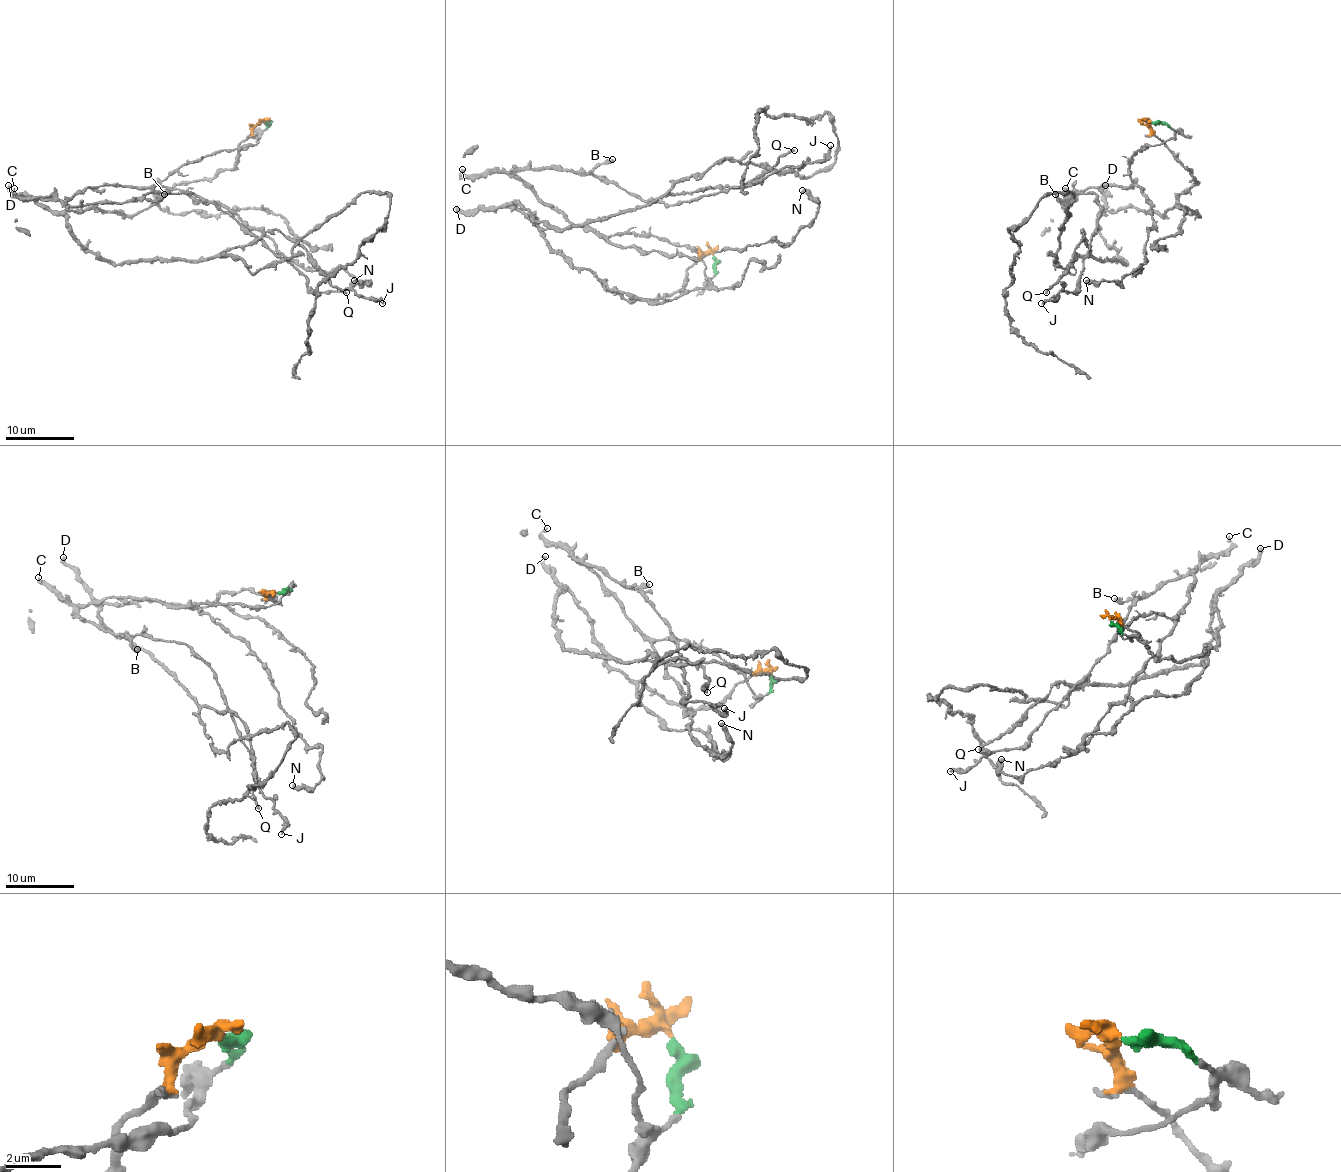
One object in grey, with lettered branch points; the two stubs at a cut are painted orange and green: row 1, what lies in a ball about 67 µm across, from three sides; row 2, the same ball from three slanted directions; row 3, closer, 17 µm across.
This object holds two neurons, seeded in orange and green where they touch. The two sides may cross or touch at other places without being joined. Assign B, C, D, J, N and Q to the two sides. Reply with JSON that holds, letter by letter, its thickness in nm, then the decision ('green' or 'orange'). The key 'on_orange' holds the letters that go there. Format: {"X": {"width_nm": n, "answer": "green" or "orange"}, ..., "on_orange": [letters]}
{"B": {"width_nm": 400, "answer": "green"}, "C": {"width_nm": 260, "answer": "green"}, "D": {"width_nm": 420, "answer": "orange"}, "J": {"width_nm": 260, "answer": "green"}, "N": {"width_nm": 440, "answer": "green"}, "Q": {"width_nm": 220, "answer": "orange"}, "on_orange": ["D", "Q"]}

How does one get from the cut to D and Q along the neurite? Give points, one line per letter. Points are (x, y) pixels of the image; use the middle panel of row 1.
D: (712, 255), (704, 253), (687, 270), (678, 291), (659, 299), (623, 299), (572, 267), (520, 212), (457, 209)
Q: (712, 255), (678, 291), (623, 299), (572, 267), (515, 202), (572, 227), (670, 195), (742, 188), (795, 150)

